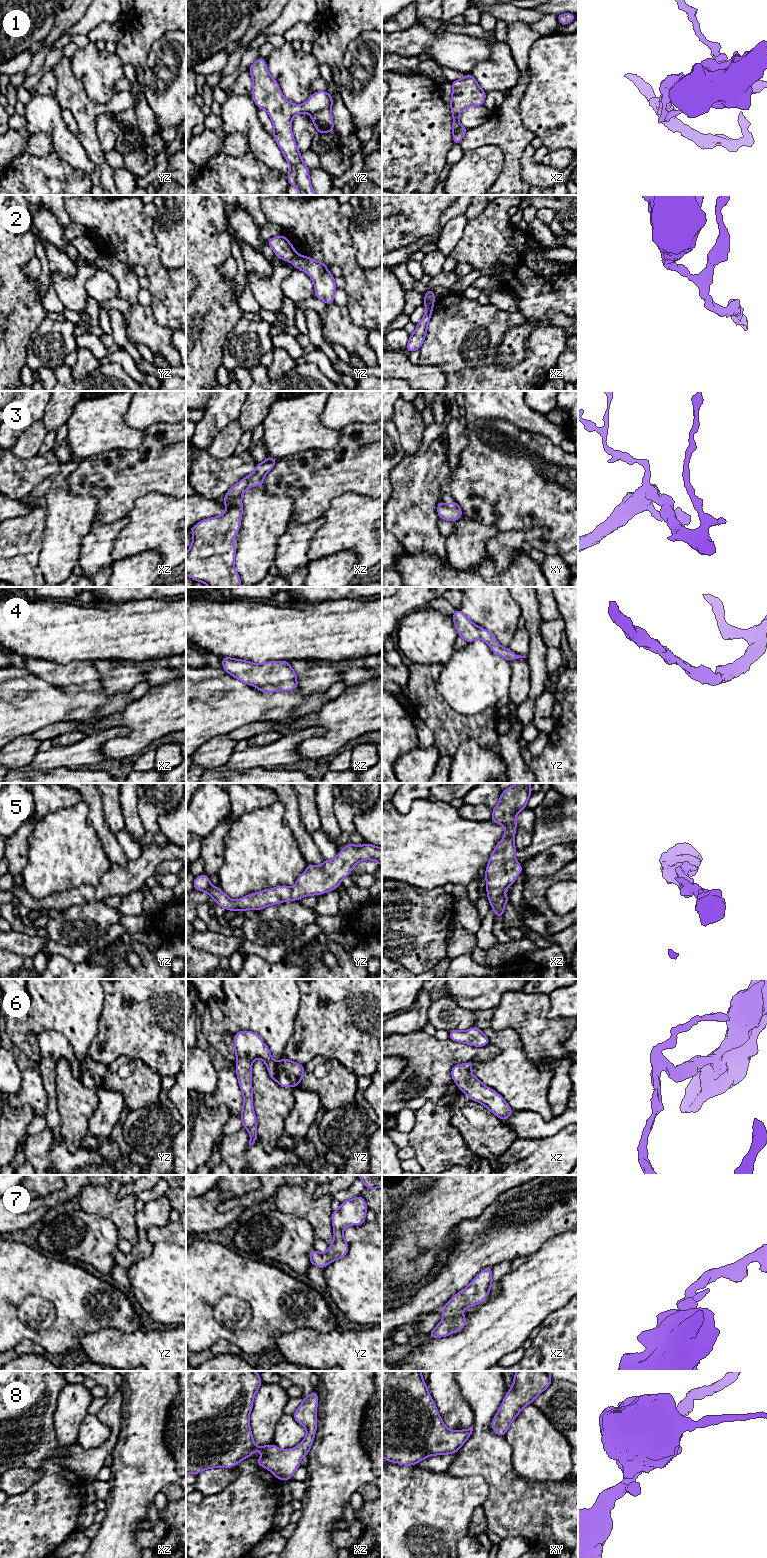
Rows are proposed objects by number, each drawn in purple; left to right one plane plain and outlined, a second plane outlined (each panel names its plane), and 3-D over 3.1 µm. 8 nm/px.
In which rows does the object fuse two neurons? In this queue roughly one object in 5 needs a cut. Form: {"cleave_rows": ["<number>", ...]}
{"cleave_rows": ["1", "2"]}

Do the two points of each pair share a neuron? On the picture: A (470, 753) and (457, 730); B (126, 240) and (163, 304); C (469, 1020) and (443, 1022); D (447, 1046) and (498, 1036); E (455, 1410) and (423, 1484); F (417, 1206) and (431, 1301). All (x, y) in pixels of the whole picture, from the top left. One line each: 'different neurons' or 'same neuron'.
A: different neurons
B: same neuron
C: same neuron
D: different neurons
E: different neurons
F: different neurons

